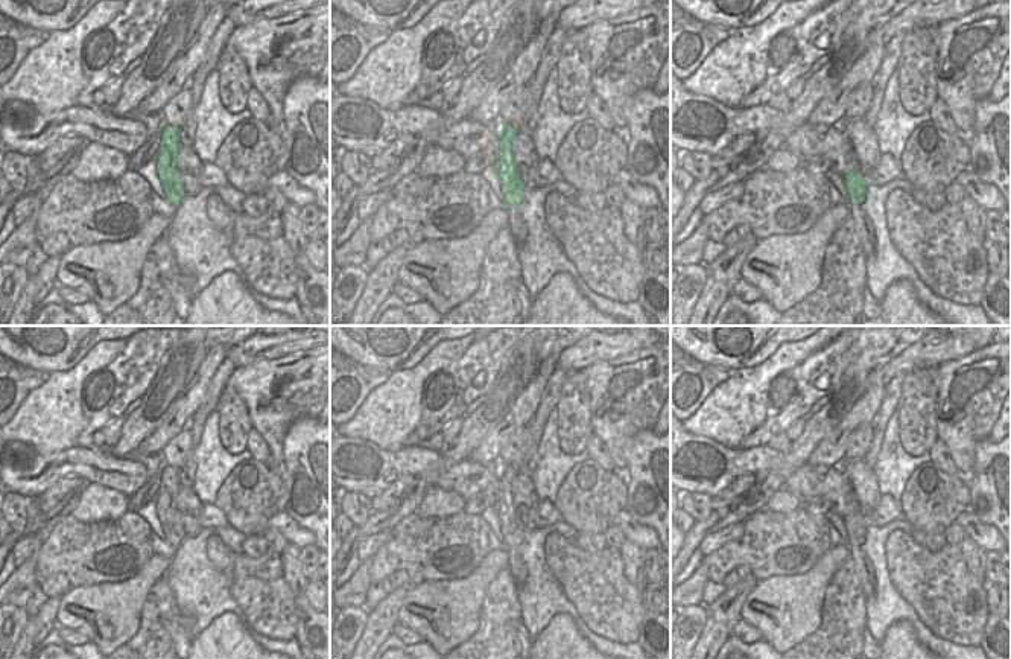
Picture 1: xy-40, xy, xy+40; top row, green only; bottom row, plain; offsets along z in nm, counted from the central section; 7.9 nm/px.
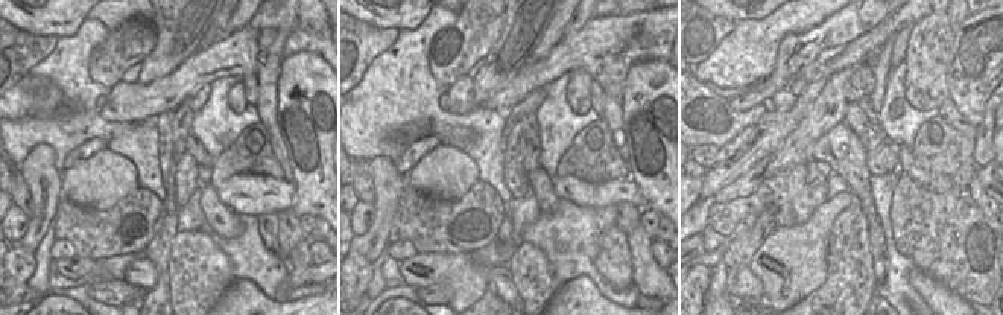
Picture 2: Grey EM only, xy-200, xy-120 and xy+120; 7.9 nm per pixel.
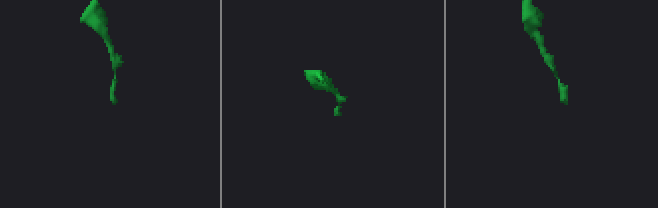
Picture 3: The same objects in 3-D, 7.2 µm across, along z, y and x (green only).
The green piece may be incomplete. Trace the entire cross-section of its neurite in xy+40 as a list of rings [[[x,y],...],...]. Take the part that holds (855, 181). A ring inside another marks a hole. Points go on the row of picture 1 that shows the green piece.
[[[851,170],[842,175],[847,192],[848,213],[854,221],[854,231],[859,237],[864,256],[868,259],[876,253],[876,233],[871,219],[864,212],[864,201],[867,192],[867,177],[859,170]]]

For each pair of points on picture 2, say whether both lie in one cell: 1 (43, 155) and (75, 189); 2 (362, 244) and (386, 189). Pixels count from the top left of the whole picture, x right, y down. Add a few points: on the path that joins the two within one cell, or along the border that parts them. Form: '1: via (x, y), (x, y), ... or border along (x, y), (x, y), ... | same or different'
1: border along (61, 177), (61, 194), (64, 197) | different
2: via (376, 232), (382, 225), (386, 203) | same

